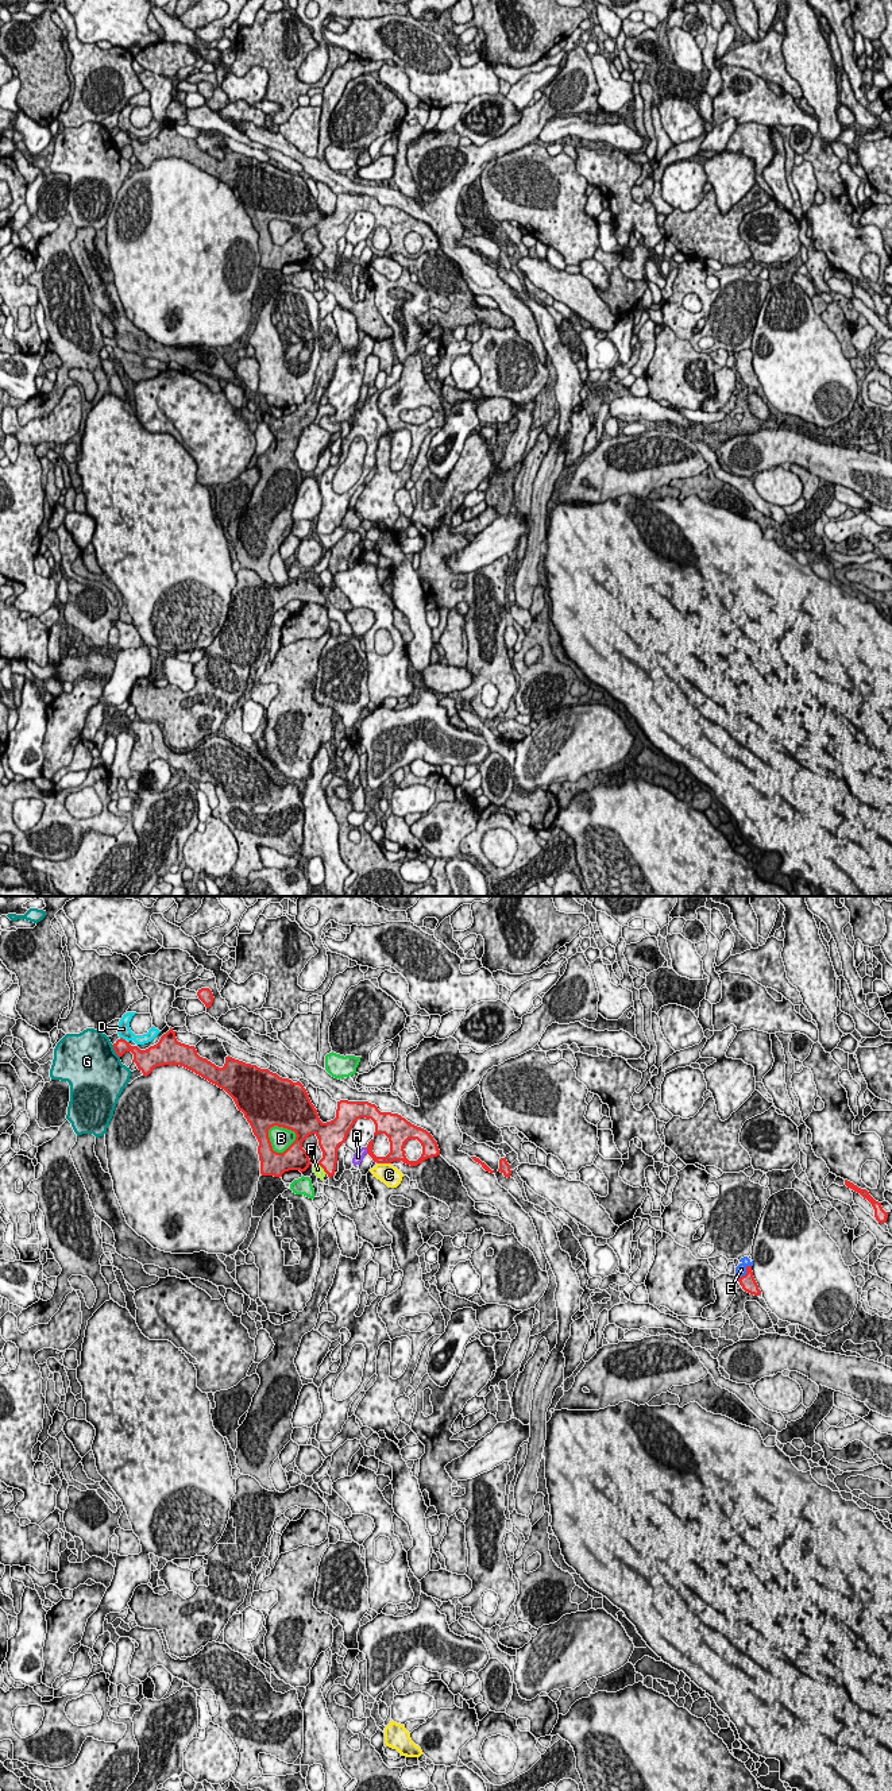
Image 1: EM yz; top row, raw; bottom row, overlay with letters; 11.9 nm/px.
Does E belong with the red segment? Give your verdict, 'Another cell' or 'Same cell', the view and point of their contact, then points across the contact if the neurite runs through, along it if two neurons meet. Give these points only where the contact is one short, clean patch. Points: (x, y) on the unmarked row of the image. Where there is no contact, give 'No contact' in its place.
Same cell. Touches red at yz (746, 366)

